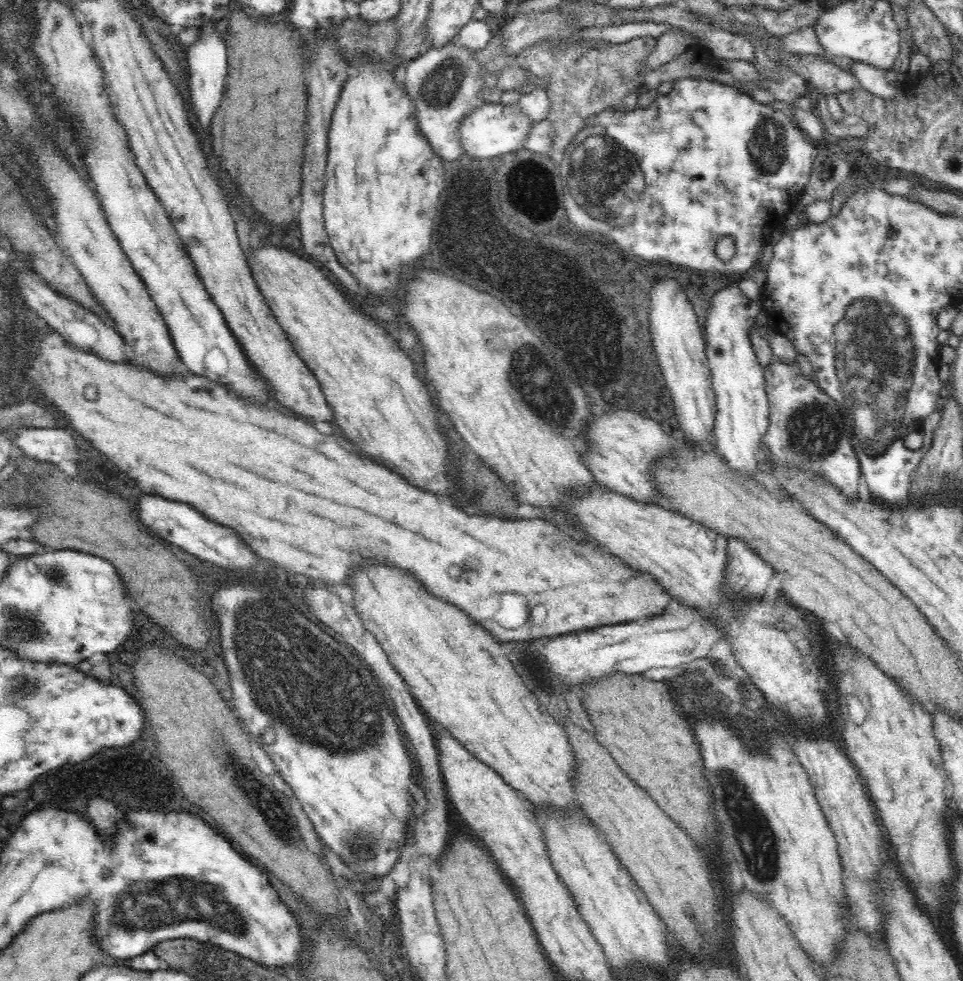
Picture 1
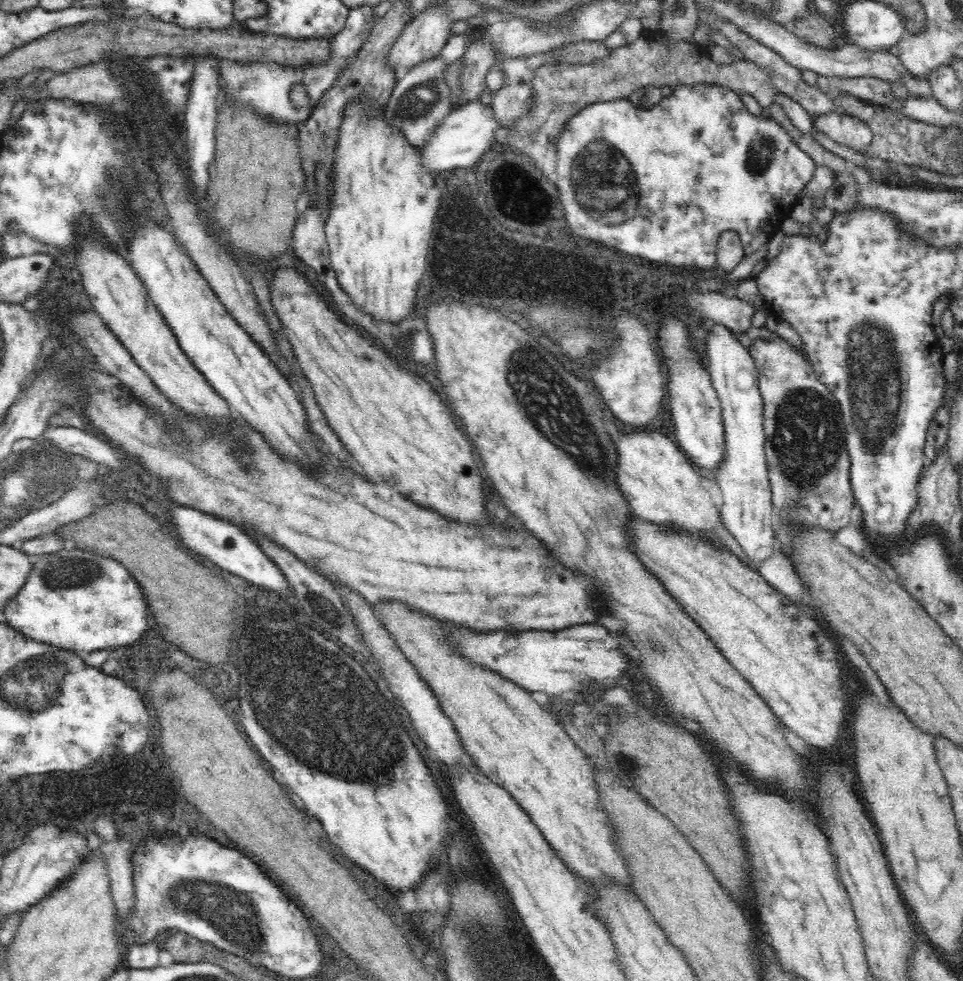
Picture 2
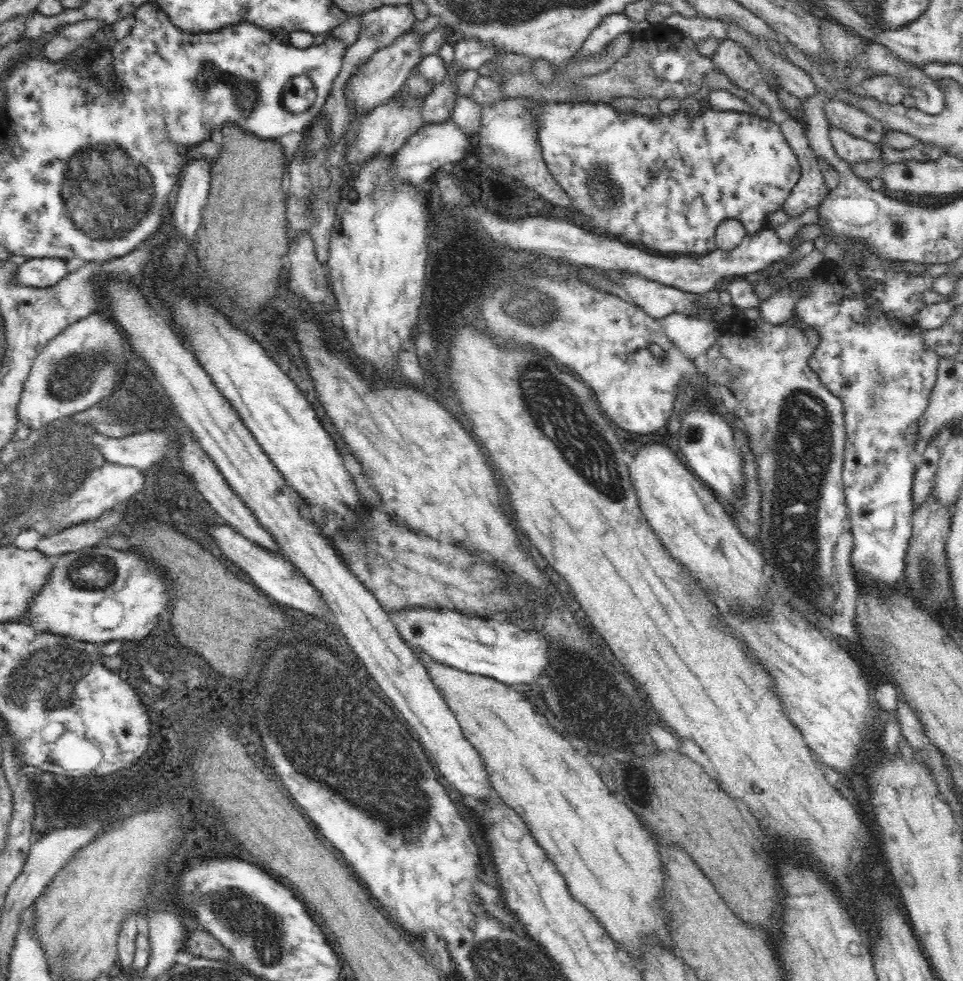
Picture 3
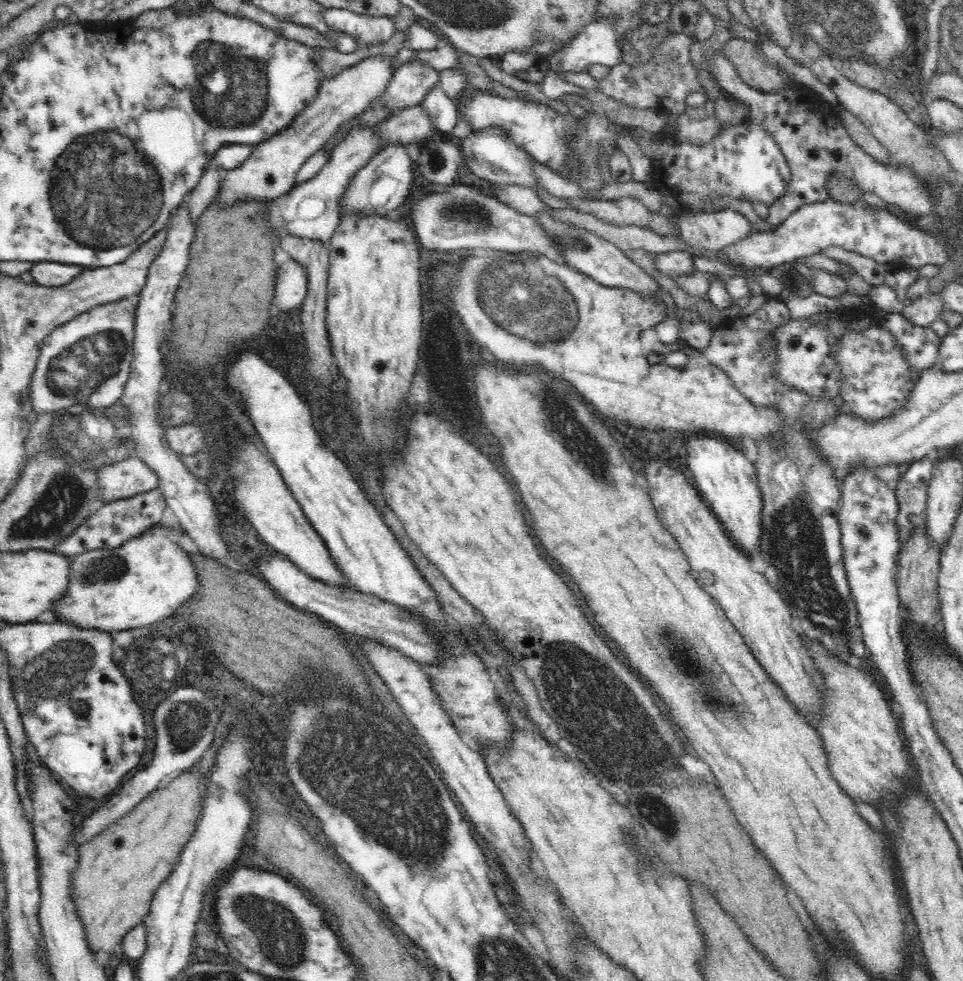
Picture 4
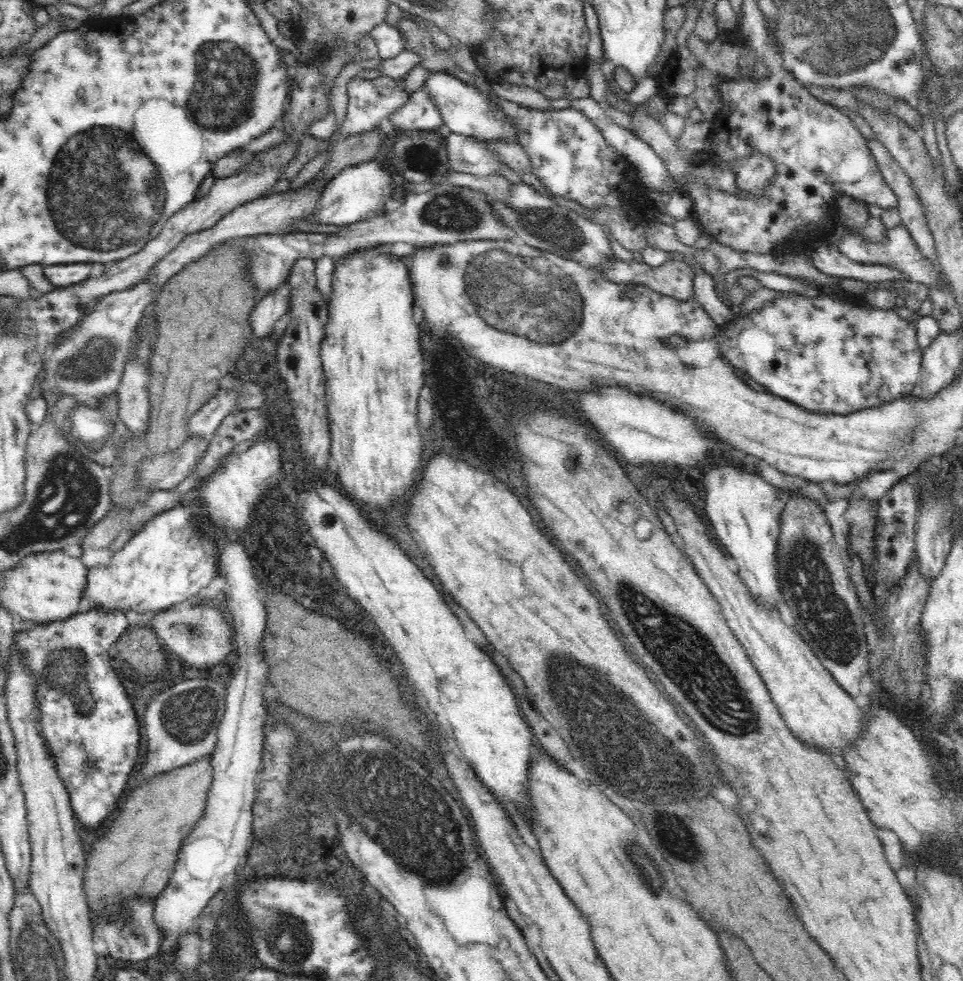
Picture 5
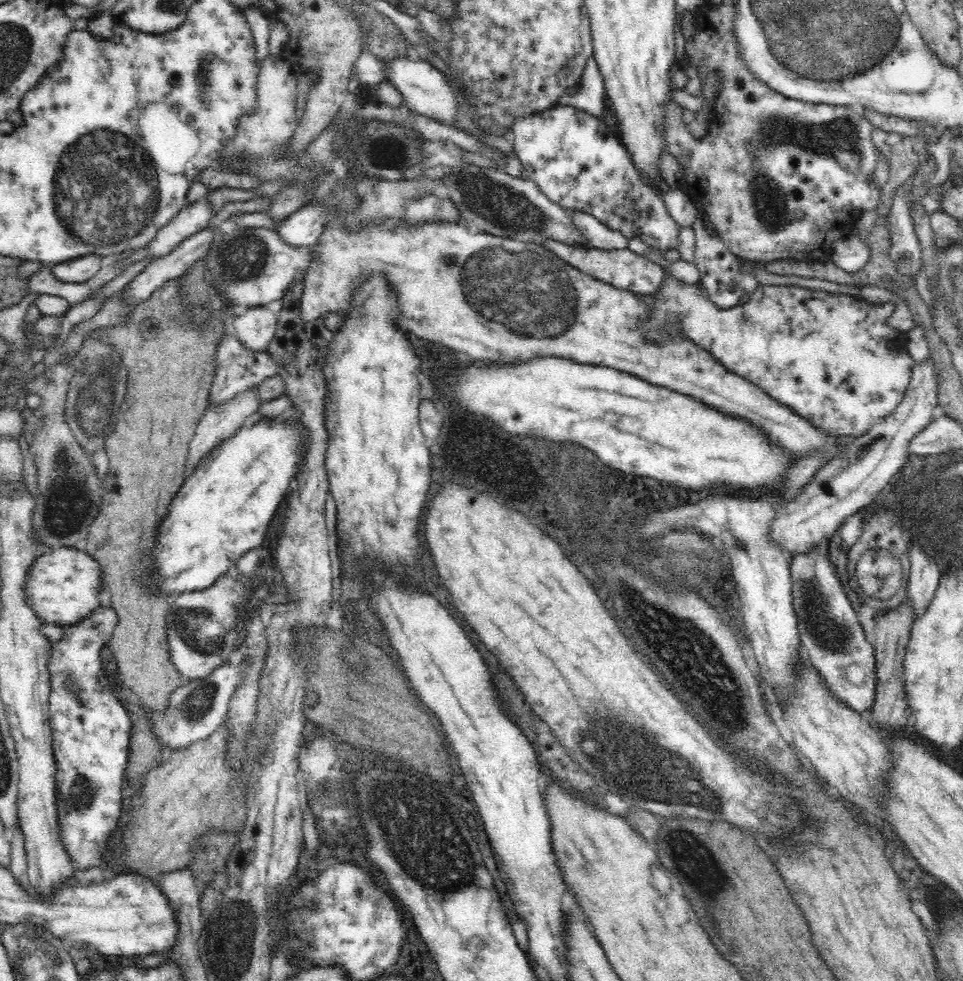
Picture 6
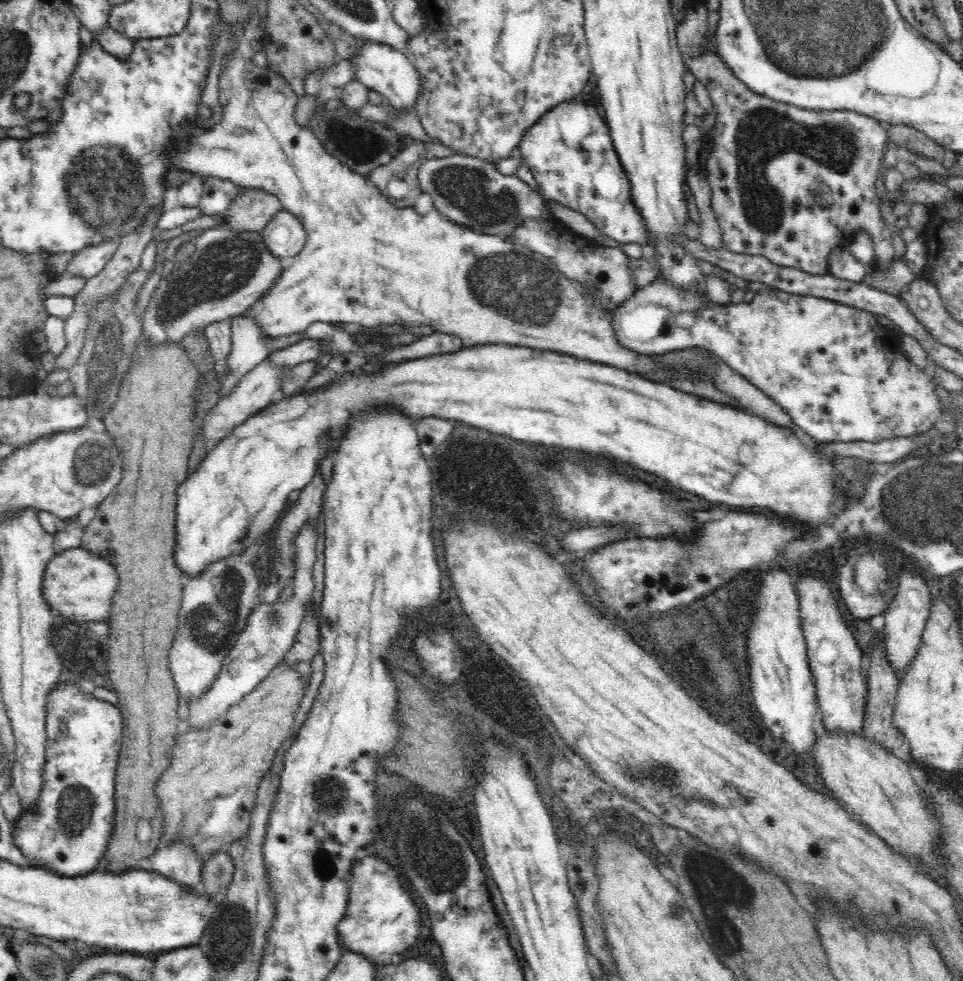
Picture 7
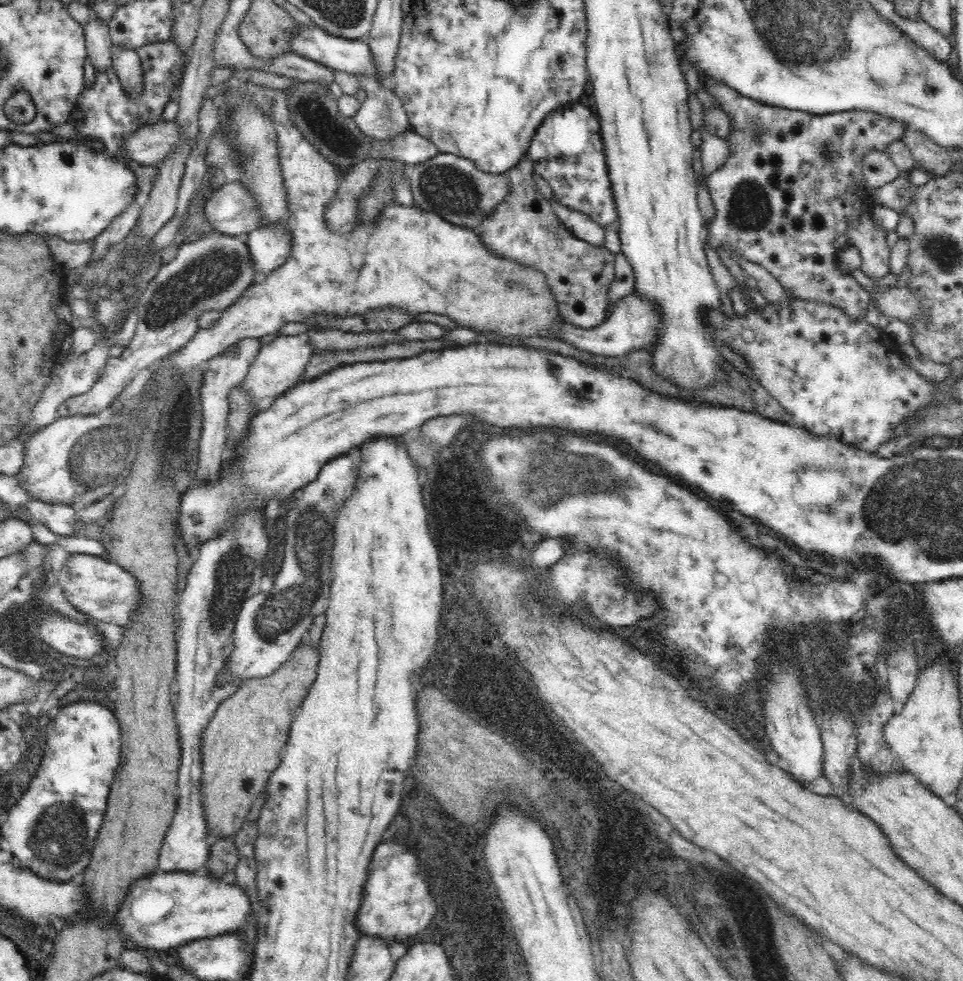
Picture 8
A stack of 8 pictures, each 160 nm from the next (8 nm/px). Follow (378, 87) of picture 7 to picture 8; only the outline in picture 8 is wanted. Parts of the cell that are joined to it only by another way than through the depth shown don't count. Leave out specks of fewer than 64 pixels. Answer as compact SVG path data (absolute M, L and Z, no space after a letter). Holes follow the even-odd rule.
M300 25L300 27L301 34L295 45L295 50L297 50L298 55L319 62L328 68L332 68L334 71L342 71L344 73L354 74L354 76L378 80L376 61L374 61L375 56L370 51L370 44L360 42L357 39L333 36L319 26Z

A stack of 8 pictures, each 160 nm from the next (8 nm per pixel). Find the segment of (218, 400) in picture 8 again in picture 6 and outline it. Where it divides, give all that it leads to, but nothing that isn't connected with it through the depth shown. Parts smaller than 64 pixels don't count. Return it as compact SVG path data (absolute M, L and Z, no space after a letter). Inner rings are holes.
M267 305L248 307L236 312L232 326L247 350L262 352L275 335L277 317Z

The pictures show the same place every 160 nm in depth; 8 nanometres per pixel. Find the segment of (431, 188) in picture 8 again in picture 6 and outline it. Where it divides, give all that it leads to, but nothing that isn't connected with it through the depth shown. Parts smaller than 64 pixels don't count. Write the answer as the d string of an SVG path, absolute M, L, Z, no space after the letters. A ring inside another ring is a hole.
M471 163L459 166L451 170L451 173L444 174L441 181L448 188L450 200L456 205L461 214L461 218L466 222L473 222L484 233L493 234L497 237L506 237L517 241L529 243L535 242L536 245L544 245L544 241L553 238L563 244L576 246L577 248L592 248L583 234L573 223L572 215L566 212L566 208L557 202L552 202L532 180L524 176L514 177L508 175L502 169L494 169L492 166L478 167Z

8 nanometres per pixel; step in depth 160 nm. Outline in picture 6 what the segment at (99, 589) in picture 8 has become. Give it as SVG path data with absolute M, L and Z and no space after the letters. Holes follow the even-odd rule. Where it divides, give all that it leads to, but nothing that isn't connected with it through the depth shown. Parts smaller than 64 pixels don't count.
M64 546L52 549L50 554L36 558L26 572L23 600L42 622L70 625L72 622L80 622L82 618L86 618L86 614L90 614L90 610L96 610L100 606L96 595L102 578L100 563L86 550Z

